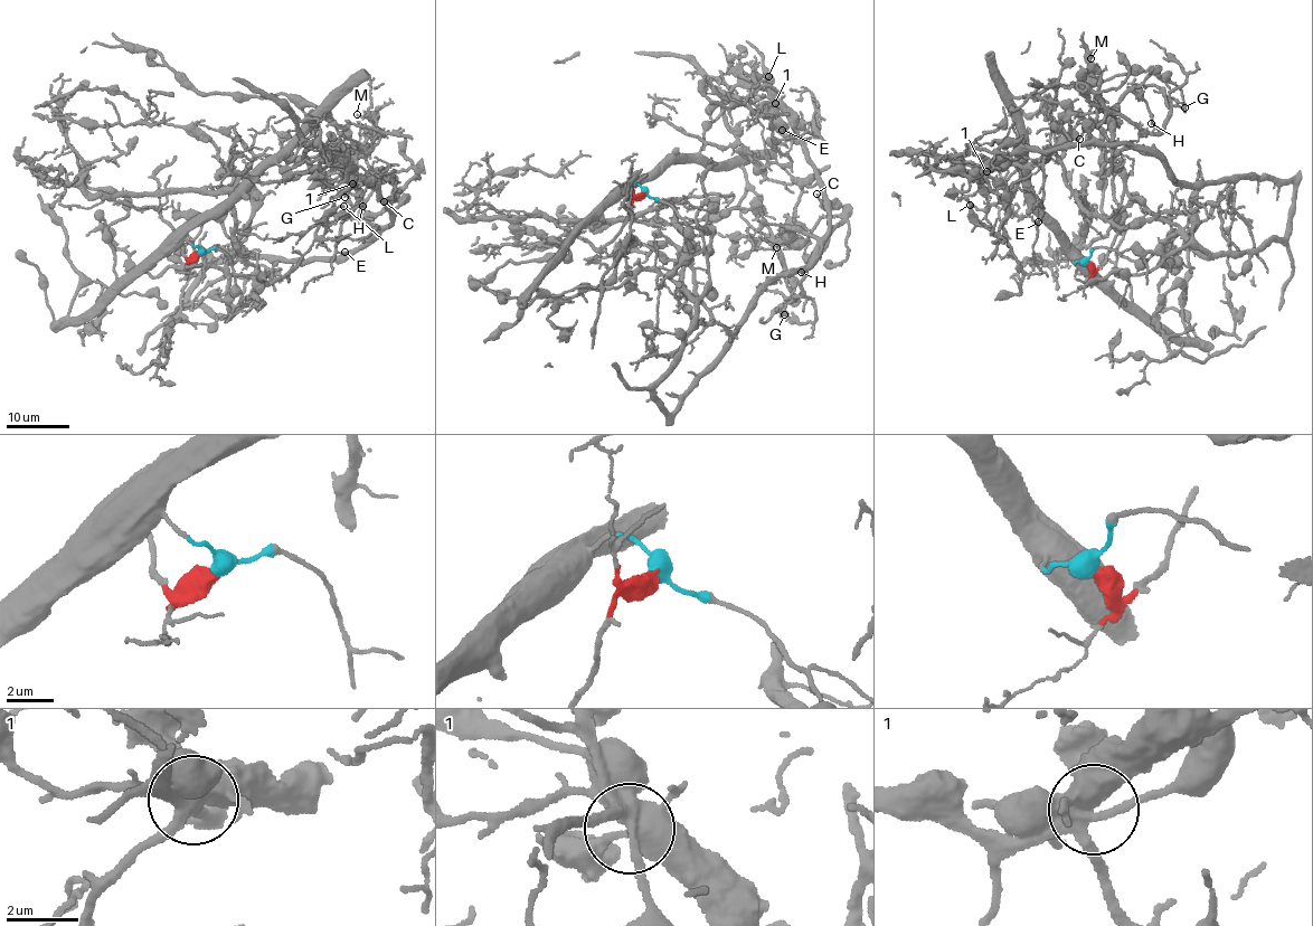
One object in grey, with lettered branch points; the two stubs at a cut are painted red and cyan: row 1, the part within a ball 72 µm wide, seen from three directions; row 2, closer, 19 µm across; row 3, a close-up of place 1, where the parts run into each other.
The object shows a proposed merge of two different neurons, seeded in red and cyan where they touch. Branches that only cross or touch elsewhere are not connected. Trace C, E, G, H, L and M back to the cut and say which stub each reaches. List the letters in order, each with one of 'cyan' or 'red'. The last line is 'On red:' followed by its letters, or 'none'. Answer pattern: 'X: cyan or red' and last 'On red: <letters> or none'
C: red
E: red
G: red
H: red
L: red
M: red
On red: C, E, G, H, L, M

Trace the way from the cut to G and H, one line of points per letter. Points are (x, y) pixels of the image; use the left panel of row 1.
G: (200, 255), (115, 199), (229, 197), (230, 319), (188, 303), (207, 263), (352, 255), (399, 199), (343, 196)
H: (200, 255), (115, 199), (229, 197), (230, 319), (188, 303), (207, 263), (352, 255), (399, 199), (362, 205)

